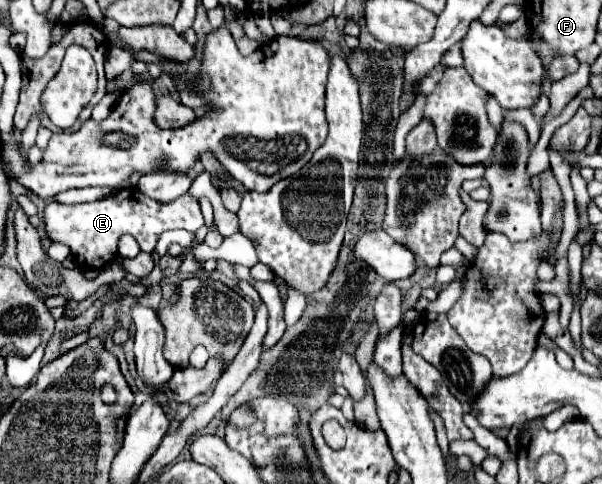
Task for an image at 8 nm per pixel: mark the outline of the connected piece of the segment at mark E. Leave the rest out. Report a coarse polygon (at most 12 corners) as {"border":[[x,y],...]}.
{"border":[[129,187],[43,211],[45,235],[77,265],[103,269],[121,235],[141,251],[163,231],[197,231],[199,203],[159,203]]}

